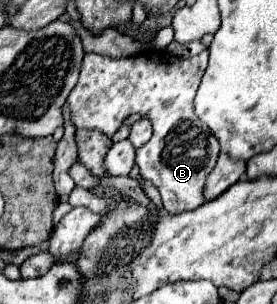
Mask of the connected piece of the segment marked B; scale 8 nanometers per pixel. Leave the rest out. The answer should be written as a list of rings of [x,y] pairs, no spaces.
[[[208,50],[184,60],[172,60],[162,52],[144,52],[118,60],[86,54],[80,80],[66,100],[74,128],[100,130],[112,136],[132,114],[146,116],[152,122],[154,134],[148,144],[136,150],[136,164],[140,166],[142,178],[158,188],[164,208],[170,214],[202,206],[206,174],[210,174],[218,160],[218,140],[194,114],[194,96],[206,66]]]

